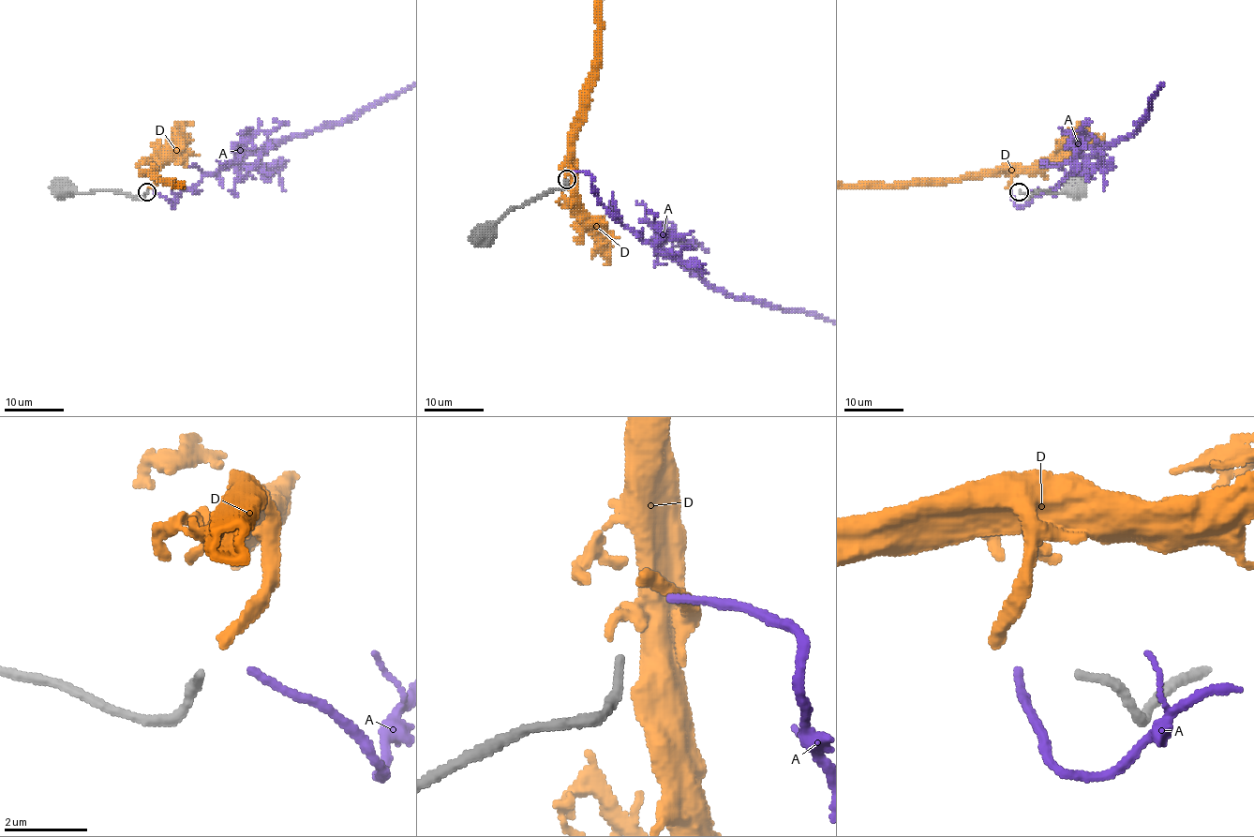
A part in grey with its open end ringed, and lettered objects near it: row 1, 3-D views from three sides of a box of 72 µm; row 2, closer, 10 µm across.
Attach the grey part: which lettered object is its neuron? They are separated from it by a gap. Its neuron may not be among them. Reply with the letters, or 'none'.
A

